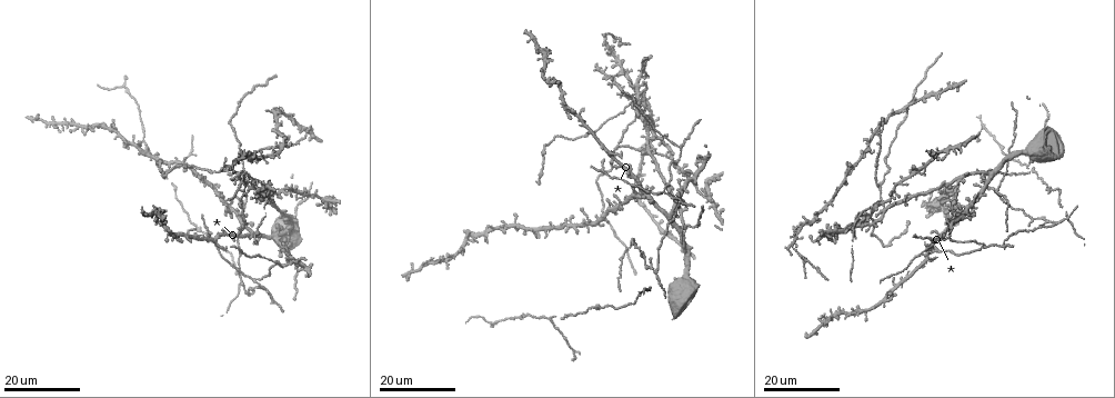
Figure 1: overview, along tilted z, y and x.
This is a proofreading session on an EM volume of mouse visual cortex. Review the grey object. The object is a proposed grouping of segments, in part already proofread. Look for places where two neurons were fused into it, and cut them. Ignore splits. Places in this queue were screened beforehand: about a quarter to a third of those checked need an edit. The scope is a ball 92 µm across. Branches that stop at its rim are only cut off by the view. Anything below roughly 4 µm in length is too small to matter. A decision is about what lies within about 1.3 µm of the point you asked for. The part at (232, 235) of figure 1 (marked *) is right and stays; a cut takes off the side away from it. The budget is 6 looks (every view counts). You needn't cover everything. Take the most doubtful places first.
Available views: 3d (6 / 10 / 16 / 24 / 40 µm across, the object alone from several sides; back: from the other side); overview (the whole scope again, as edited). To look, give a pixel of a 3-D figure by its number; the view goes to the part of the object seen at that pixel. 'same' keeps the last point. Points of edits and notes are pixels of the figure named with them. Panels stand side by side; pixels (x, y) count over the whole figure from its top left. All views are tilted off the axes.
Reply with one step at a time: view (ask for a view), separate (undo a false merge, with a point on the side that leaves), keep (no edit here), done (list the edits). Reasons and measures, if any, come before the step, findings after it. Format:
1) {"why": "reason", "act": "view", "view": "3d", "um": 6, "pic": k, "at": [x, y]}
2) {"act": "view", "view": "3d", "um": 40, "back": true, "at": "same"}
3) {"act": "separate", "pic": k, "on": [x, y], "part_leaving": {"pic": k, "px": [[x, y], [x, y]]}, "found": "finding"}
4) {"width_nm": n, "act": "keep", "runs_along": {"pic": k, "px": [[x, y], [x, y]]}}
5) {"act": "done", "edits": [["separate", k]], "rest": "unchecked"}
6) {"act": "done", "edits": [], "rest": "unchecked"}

{"why": "a fork", "act": "view", "view": "3d", "um": 24, "pic": 1, "at": [602, 170]}

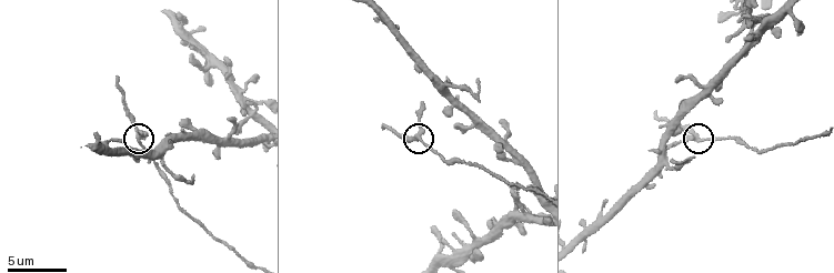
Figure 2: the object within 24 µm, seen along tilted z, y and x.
{"act": "view", "view": "3d", "um": 10, "pic": 2, "at": [135, 130]}

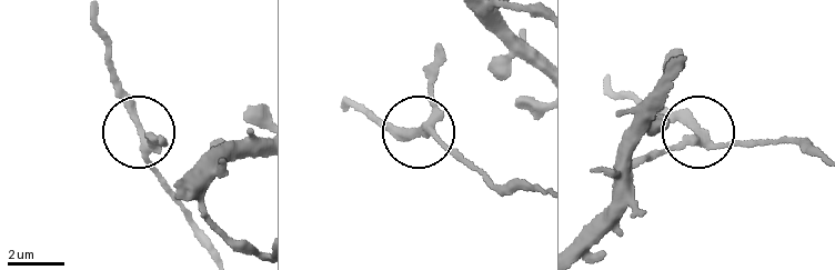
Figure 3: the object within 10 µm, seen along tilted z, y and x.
{"side_arm_um": 5, "act": "keep", "runs_along": {"pic": 3, "px": [[536, 64], [484, 24], [445, 53], [421, 132], [374, 120]]}, "found": "one neuron here"}

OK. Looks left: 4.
{"act": "view", "view": "3d", "um": 24, "pic": 1, "at": [687, 253]}

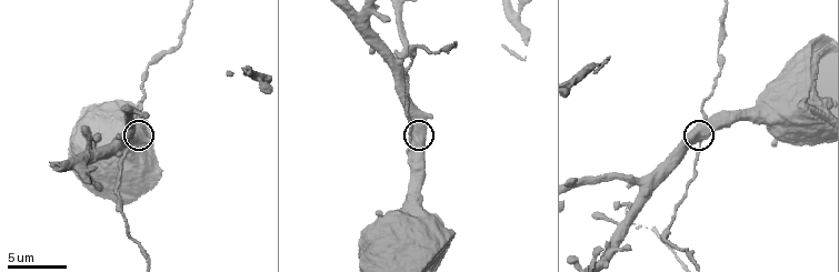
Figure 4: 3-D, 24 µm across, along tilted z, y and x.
{"act": "view", "view": "3d", "um": 10, "pic": 4, "at": [409, 135]}

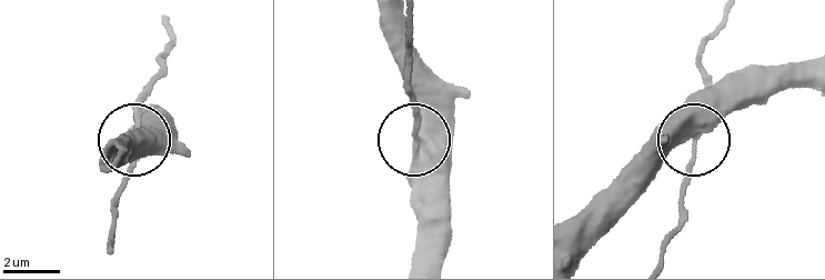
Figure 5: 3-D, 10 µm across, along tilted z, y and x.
{"act": "keep", "found": "all the same neuron"}

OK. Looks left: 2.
{"why": "three arms meet", "act": "view", "view": "3d", "um": 24, "pic": 1, "at": [851, 227]}

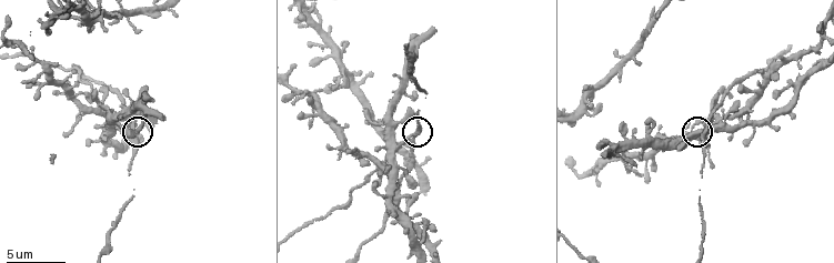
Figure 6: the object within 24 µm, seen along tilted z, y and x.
{"act": "view", "view": "3d", "um": 10, "pic": 6, "at": [705, 130]}

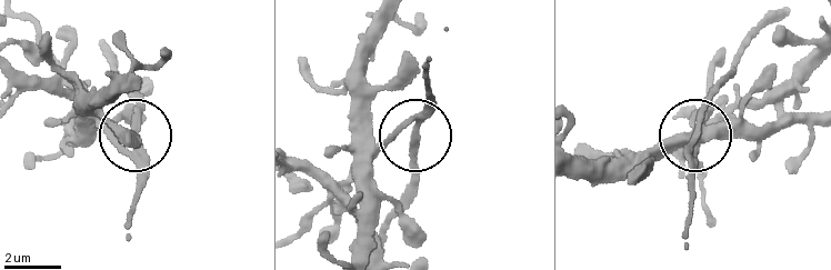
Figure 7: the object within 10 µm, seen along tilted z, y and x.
{"arms": 3, "act": "separate", "pic": 7, "on": [414, 144], "part_leaving": {"pic": 7, "px": [[690, 153], [709, 92], [750, 34], [783, 16]]}, "found": "a second neuron is stuck on"}

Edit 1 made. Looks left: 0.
{"act": "done", "edits": [["separate", 7]], "rest": "unchecked"}

